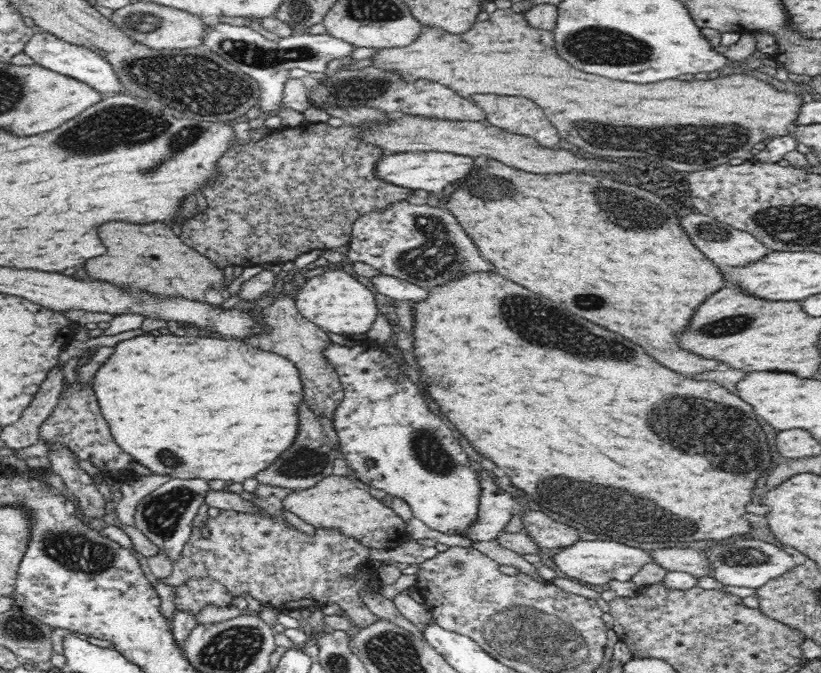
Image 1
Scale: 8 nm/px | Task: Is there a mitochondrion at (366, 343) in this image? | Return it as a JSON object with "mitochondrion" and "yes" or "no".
{"mitochondrion":"no"}

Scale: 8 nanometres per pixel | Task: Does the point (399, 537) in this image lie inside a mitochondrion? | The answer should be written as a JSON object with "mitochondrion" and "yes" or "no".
{"mitochondrion":"no"}

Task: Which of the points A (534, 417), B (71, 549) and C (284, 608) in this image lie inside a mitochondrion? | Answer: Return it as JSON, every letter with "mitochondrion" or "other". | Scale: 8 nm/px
{"A":"other","B":"mitochondrion","C":"other"}

